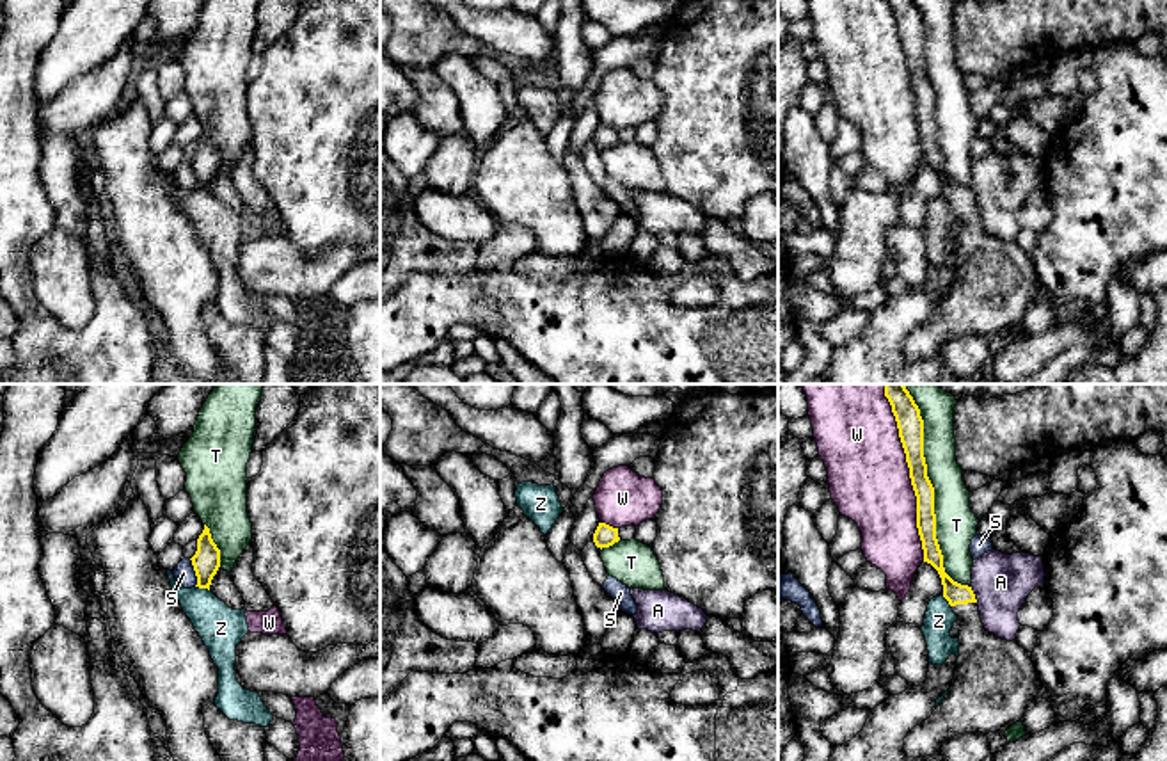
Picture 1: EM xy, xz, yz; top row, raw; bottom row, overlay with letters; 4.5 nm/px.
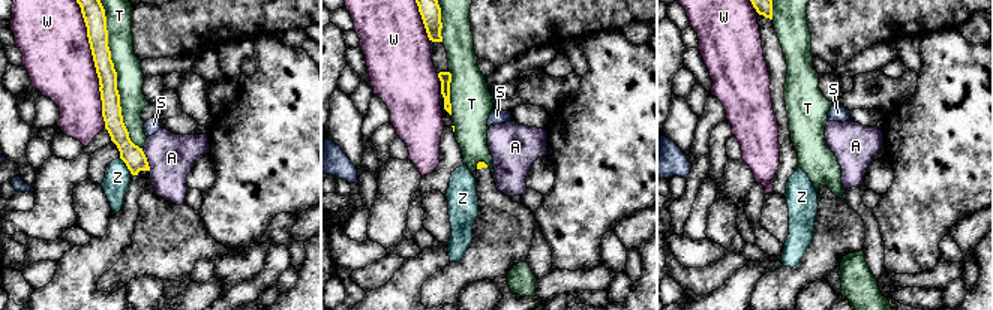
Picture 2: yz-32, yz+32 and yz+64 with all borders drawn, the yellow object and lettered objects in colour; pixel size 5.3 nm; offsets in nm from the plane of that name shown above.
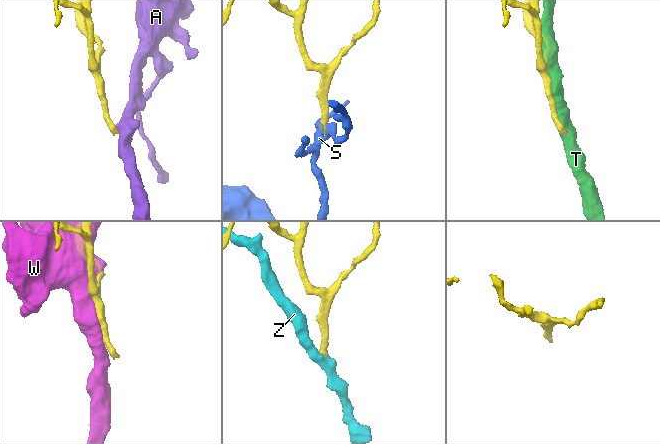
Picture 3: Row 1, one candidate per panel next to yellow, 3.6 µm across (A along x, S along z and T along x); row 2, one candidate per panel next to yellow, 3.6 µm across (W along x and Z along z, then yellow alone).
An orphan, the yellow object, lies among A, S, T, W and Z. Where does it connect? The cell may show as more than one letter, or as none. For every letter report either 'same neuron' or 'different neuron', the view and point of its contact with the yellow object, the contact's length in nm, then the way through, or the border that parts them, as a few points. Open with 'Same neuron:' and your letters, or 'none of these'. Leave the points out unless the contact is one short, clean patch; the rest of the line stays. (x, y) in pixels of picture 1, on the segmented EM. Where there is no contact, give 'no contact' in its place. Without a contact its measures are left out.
Same neuron: none of these
A: different neuron; contact yz (974, 594); length 90 nm; border yz (970, 585), (977, 601)
S: different neuron; contact xy (196, 573); length 130 nm; border xy (189, 559), (196, 585)
T: different neuron; contact yz (933, 489); length 950 nm
W: different neuron; contact yz (910, 472); length 800 nm
Z: different neuron; contact xy (203, 587); length 70 nm; border xy (196, 585), (208, 591)

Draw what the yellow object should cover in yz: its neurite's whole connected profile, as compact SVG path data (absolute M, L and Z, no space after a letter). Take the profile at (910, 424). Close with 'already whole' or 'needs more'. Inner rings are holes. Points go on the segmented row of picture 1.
M885 384L885 397L897 421L917 496L917 528L924 562L938 571L943 597L961 621L959 656L950 690L933 715L904 738L908 757L925 757L957 734L1005 733L1012 724L1021 722L1034 699L1043 697L1052 702L1052 693L1037 676L1032 653L986 631L972 587L954 581L945 573L936 539L934 487L927 477L920 409L904 384Z; needs more

